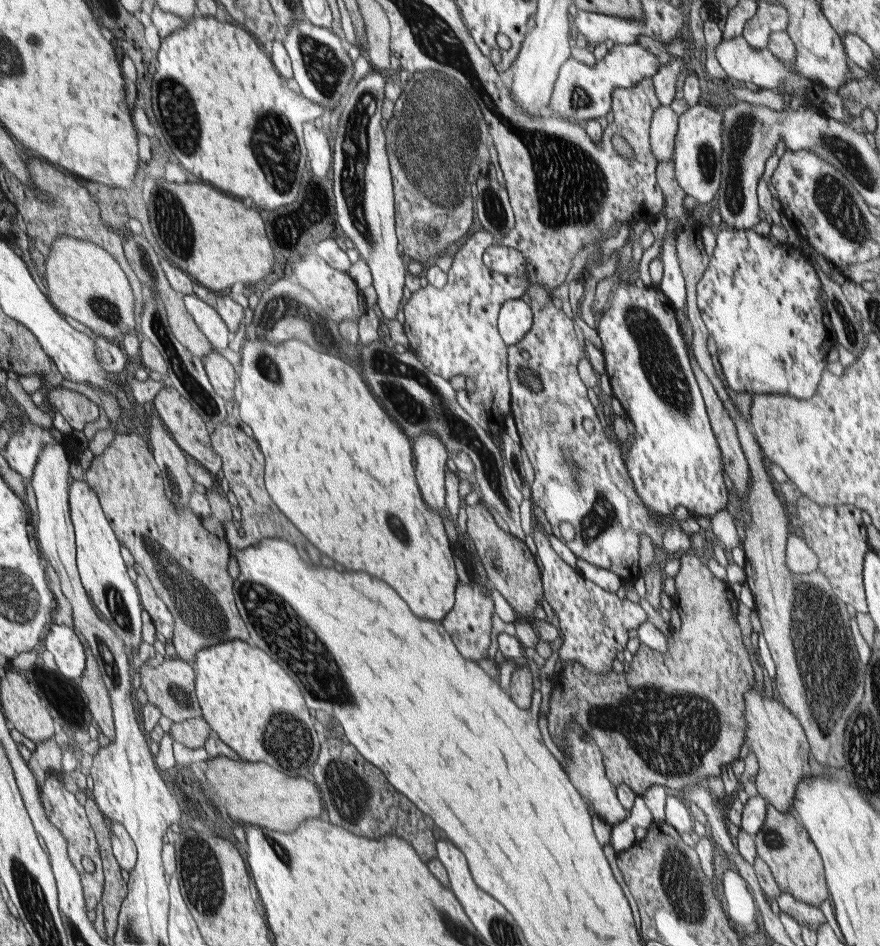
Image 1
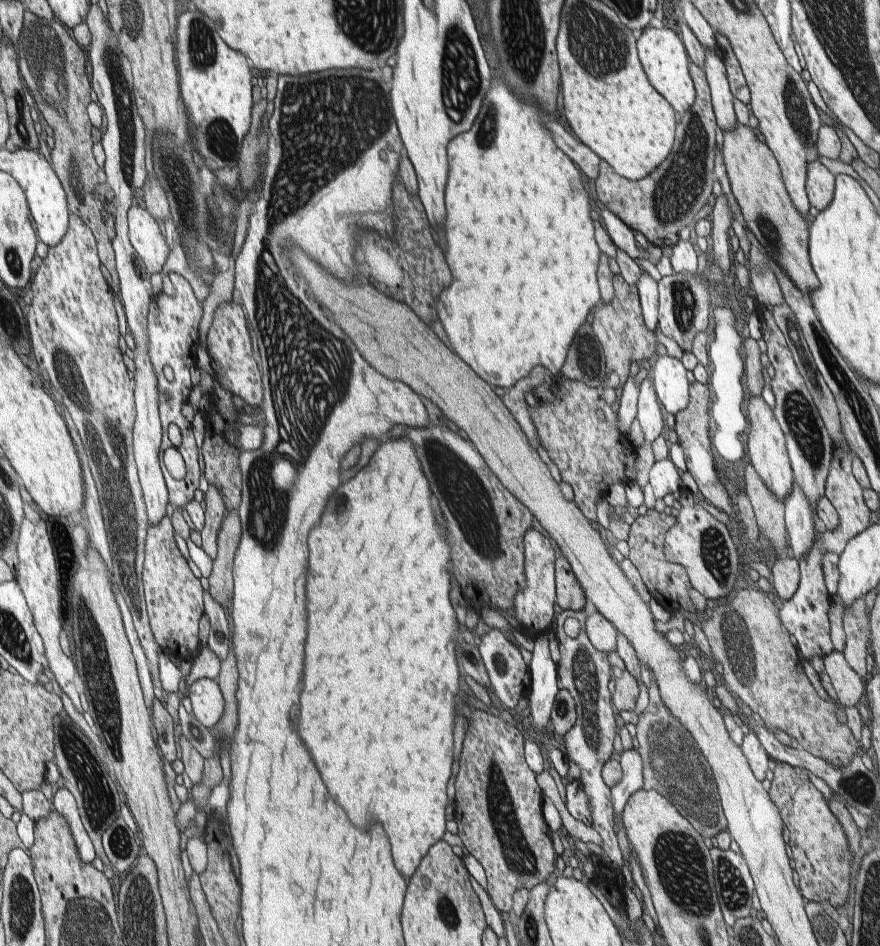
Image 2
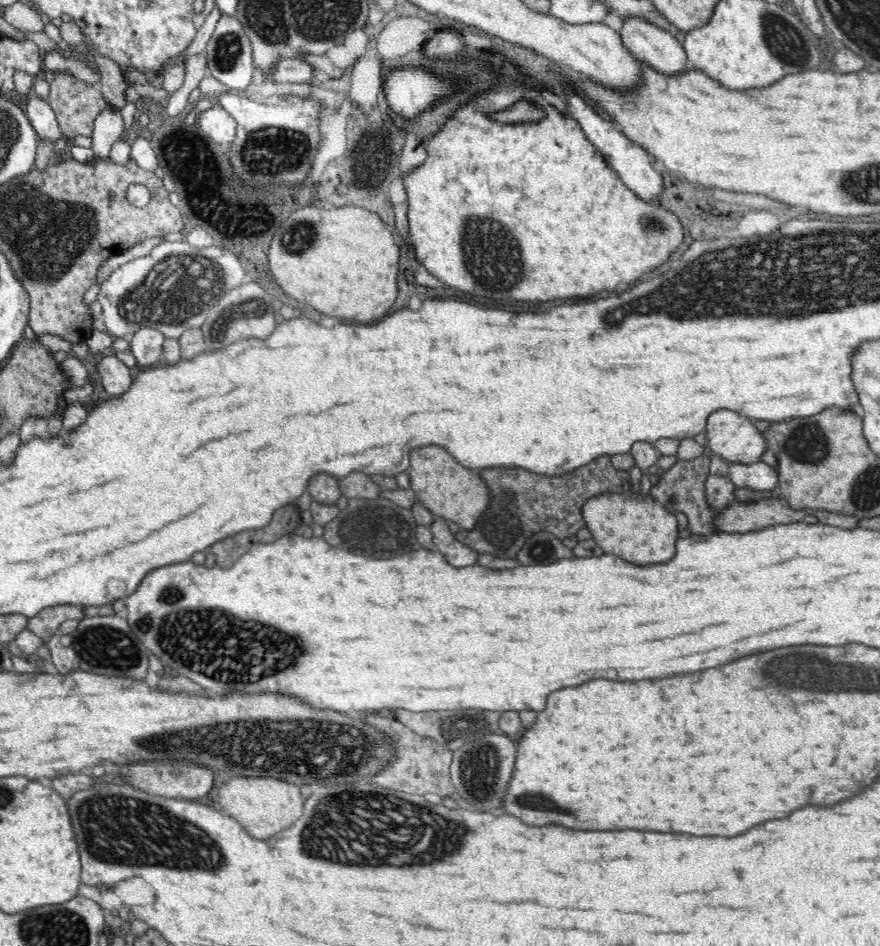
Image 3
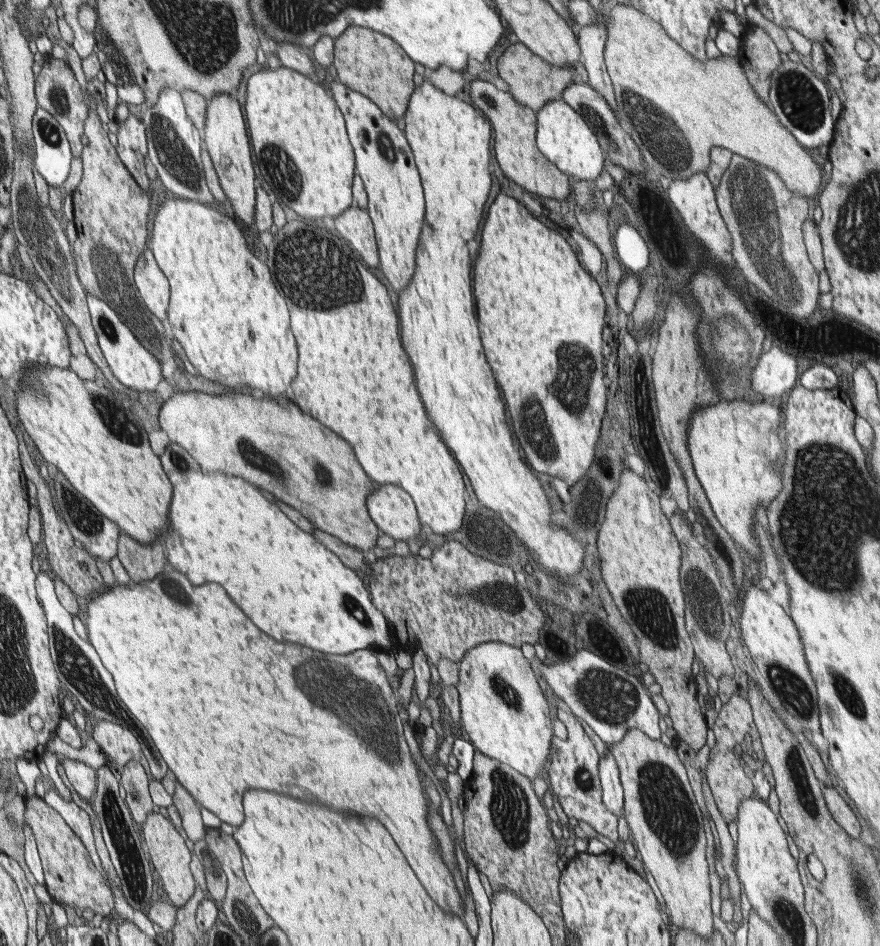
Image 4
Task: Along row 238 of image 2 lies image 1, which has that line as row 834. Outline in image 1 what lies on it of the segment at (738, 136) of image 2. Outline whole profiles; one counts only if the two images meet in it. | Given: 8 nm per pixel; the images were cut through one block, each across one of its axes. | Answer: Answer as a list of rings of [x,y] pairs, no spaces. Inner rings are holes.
[[[765,806],[765,822],[761,830],[755,834],[755,850],[757,858],[761,858],[779,886],[781,894],[791,894],[793,898],[817,906],[823,900],[829,900],[829,890],[825,886],[825,870],[823,870],[823,860],[811,842],[807,830],[803,824],[793,816],[793,814],[781,814],[773,806]]]

